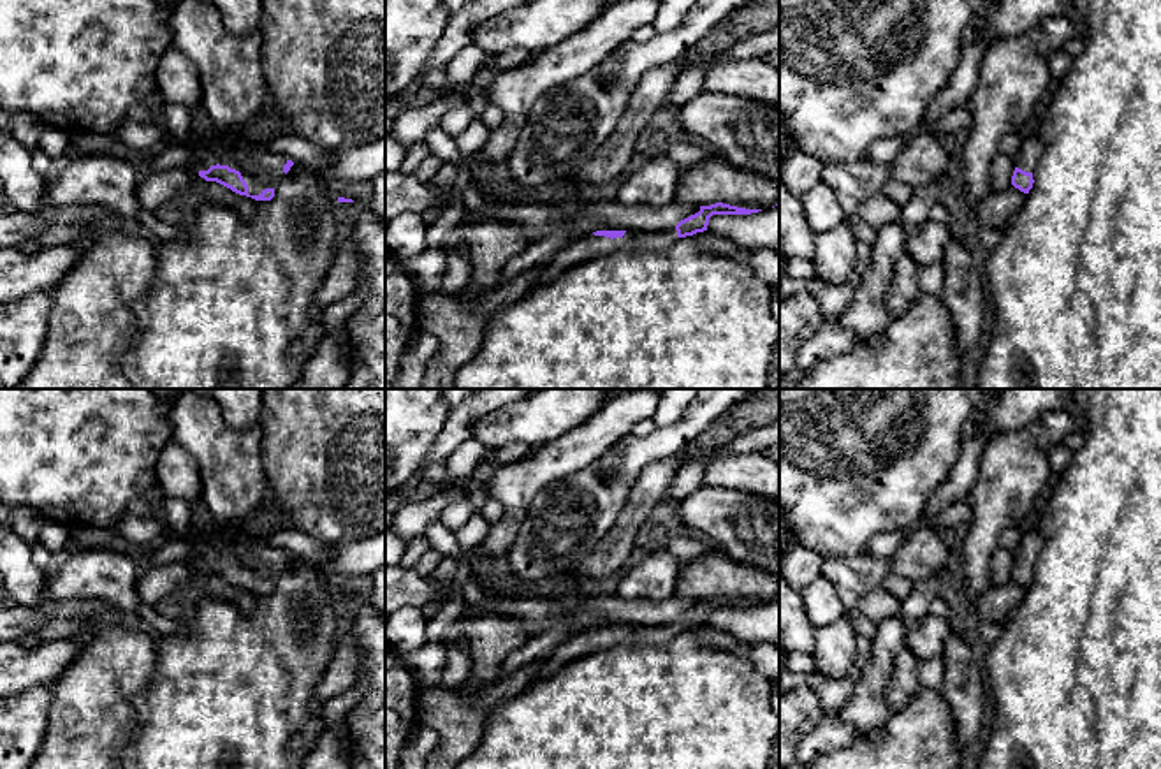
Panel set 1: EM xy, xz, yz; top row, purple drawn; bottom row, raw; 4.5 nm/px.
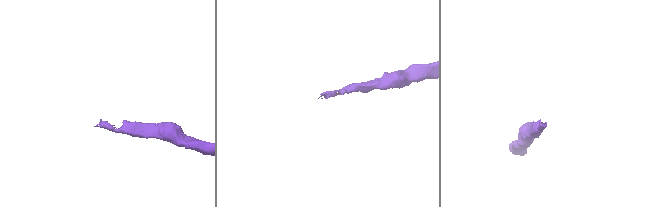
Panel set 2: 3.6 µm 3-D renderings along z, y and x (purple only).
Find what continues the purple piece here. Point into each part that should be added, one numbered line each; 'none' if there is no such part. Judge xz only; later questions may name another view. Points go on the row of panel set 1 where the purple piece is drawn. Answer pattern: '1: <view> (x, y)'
1: xz (588, 247)

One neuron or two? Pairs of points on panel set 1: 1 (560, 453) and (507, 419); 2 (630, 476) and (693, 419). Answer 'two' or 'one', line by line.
1: two
2: one

